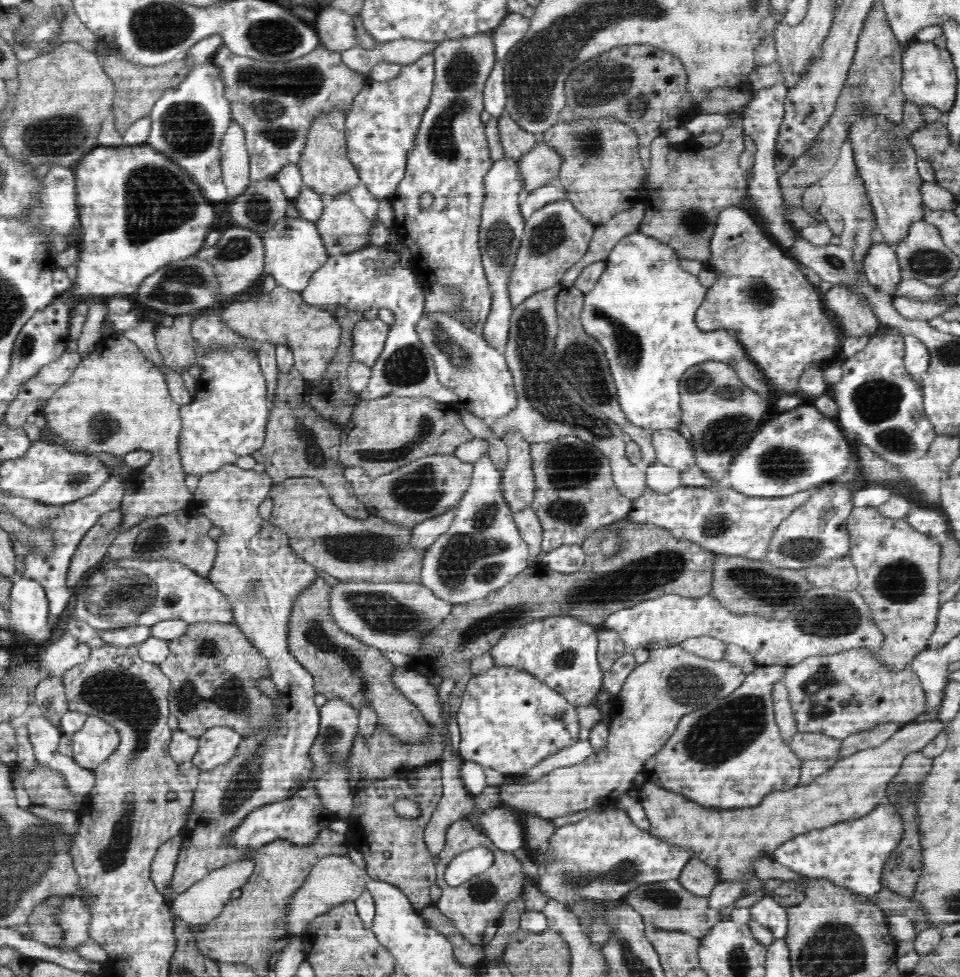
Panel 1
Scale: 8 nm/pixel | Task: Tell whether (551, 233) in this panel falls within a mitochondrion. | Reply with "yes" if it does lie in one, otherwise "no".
yes

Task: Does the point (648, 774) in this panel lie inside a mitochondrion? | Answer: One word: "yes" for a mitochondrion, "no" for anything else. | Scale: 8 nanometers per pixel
no

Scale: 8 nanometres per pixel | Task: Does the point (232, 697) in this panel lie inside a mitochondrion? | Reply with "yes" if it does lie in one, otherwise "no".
yes

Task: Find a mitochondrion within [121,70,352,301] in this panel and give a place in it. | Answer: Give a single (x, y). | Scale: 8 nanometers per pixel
(187, 128)

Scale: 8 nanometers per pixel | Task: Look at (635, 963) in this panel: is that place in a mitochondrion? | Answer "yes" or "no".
yes

